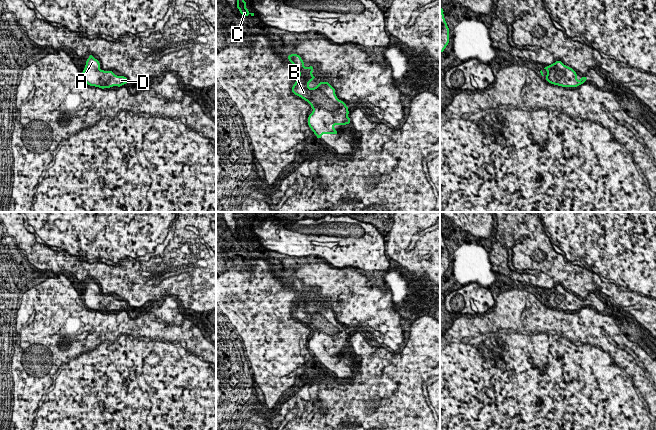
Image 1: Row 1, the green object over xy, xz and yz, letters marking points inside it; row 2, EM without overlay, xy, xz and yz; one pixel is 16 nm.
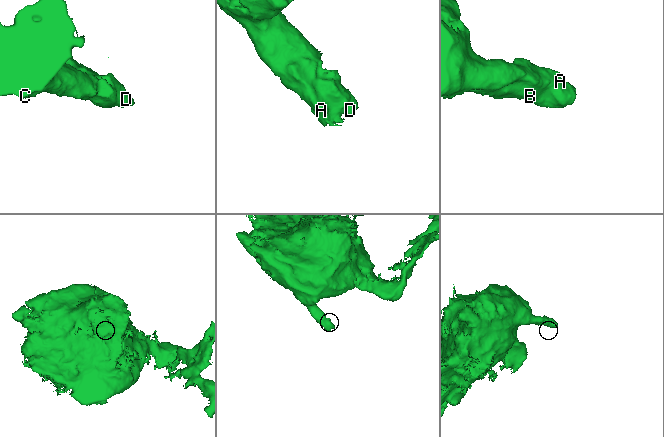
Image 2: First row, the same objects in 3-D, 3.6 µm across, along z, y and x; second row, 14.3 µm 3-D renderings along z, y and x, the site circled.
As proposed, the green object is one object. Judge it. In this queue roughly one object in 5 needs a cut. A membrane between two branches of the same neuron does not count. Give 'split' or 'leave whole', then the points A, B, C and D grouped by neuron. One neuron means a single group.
leave whole; groups A B C D

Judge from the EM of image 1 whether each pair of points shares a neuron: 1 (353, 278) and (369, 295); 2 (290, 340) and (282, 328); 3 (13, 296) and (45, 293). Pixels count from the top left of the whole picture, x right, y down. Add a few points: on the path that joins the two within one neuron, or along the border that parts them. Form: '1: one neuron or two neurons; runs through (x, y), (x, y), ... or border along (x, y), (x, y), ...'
1: one neuron; runs through (356, 282), (365, 291)
2: one neuron; runs through (289, 337), (283, 331)
3: two neurons; border along (38, 275), (23, 299), (31, 318)

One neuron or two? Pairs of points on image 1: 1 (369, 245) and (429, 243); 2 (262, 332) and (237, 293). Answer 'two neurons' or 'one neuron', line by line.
1: two neurons
2: one neuron

